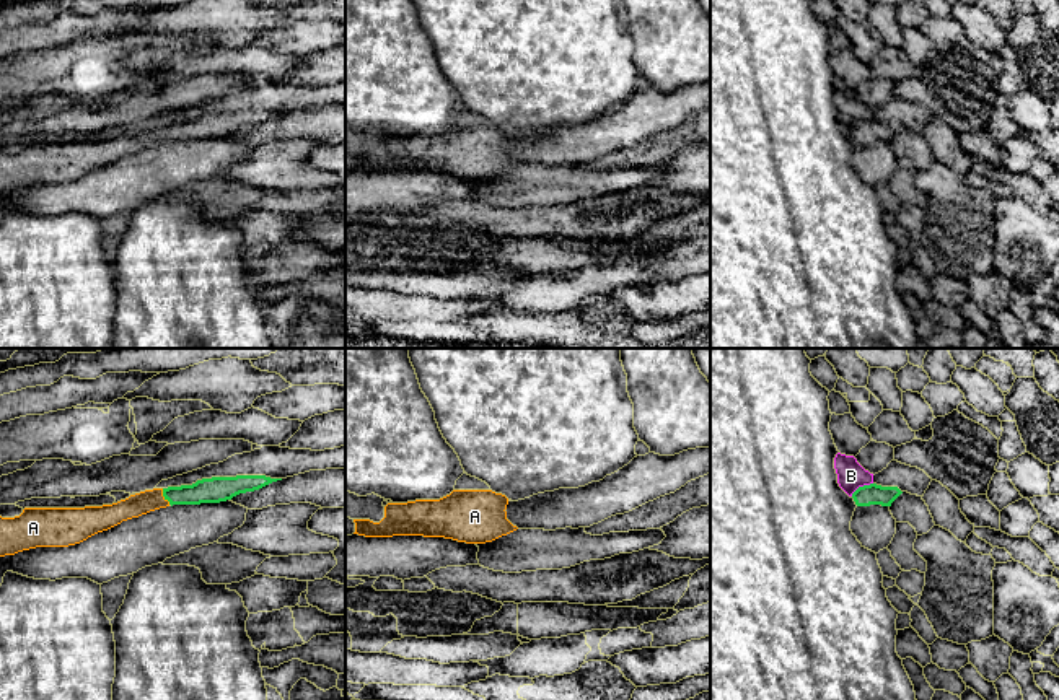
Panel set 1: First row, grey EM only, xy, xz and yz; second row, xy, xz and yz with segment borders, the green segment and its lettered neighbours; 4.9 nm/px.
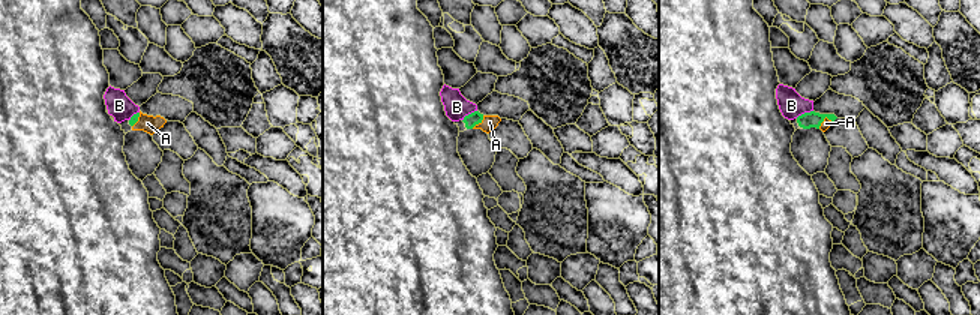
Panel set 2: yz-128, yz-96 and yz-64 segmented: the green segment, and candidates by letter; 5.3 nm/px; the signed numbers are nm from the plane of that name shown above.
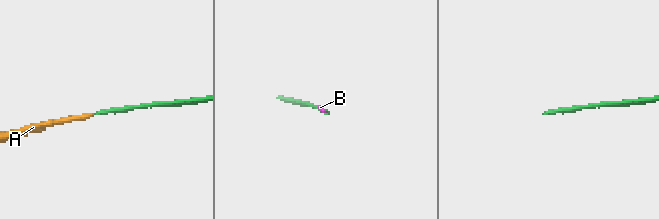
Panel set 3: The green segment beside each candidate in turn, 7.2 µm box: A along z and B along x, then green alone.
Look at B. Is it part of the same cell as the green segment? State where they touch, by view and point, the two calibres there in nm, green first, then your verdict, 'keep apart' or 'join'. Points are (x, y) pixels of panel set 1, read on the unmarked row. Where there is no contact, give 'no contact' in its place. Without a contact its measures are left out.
yz (861, 122) | 100/140 nm | keep apart

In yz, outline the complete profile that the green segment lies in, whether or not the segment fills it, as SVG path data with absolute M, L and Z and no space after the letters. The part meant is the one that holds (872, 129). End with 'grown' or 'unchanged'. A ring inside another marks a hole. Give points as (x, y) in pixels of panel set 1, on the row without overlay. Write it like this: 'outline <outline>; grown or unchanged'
outline M877 119L859 122L852 133L857 142L870 142L870 140L881 140L891 142L891 138L901 130L903 127L898 122L881 122Z; unchanged

